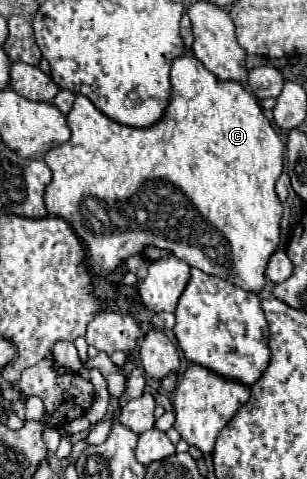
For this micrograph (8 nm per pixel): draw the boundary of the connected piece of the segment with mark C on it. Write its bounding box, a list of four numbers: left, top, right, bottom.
[43,56,285,294]

